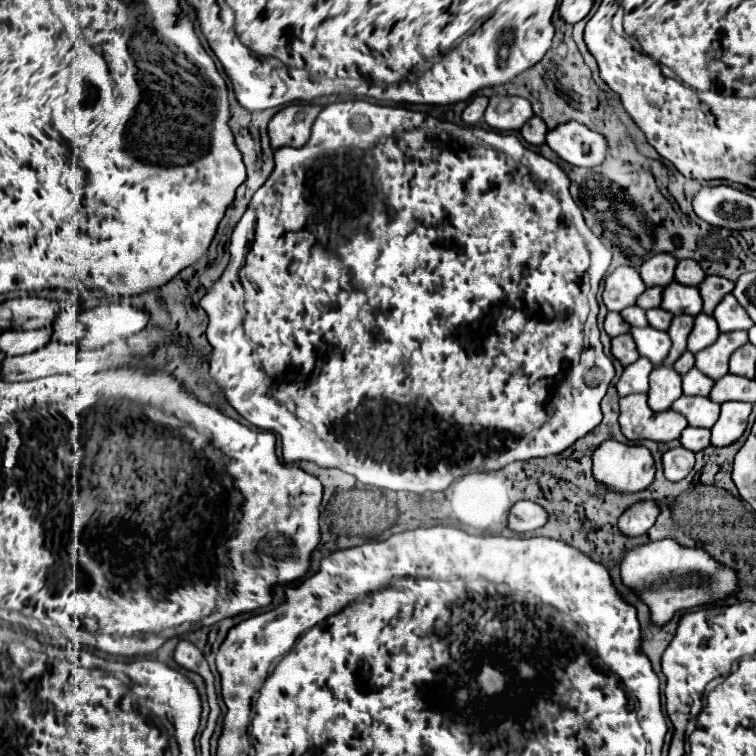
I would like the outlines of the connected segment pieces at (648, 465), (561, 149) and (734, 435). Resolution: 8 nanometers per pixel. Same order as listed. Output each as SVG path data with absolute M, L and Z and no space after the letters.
M616 440L602 442L592 454L592 476L598 484L612 492L642 492L654 480L654 460L648 448L622 444Z
M564 122L548 132L546 144L564 162L572 166L598 166L606 158L606 140L598 132L578 124Z
M748 402L722 404L720 418L712 426L712 446L722 448L722 446L730 446L732 442L736 442L748 426L750 412L752 412L752 404Z

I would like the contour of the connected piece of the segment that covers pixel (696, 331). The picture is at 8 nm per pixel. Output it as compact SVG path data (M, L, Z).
M700 312L700 314L694 318L694 328L692 328L690 336L688 336L688 350L690 350L692 354L696 354L698 350L702 350L702 348L714 344L714 340L718 338L718 334L720 334L720 330L718 330L716 320L714 320L712 316Z

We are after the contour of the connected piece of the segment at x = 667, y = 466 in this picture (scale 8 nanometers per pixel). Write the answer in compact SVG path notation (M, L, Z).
M672 448L662 456L664 474L672 482L680 482L686 478L686 474L694 468L694 452L686 448Z

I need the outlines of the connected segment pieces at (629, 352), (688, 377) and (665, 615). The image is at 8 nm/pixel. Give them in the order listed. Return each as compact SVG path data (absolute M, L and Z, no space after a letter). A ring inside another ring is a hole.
M622 334L622 336L616 336L612 338L612 356L626 368L630 364L634 364L640 354L636 350L636 344L632 340L632 334Z
M692 368L682 378L684 378L684 394L686 396L708 396L710 388L714 386L714 380L704 376L698 368Z
M672 538L650 542L628 550L620 560L620 578L650 610L650 620L664 626L680 610L716 604L738 594L738 572L720 564L704 548L680 546Z

